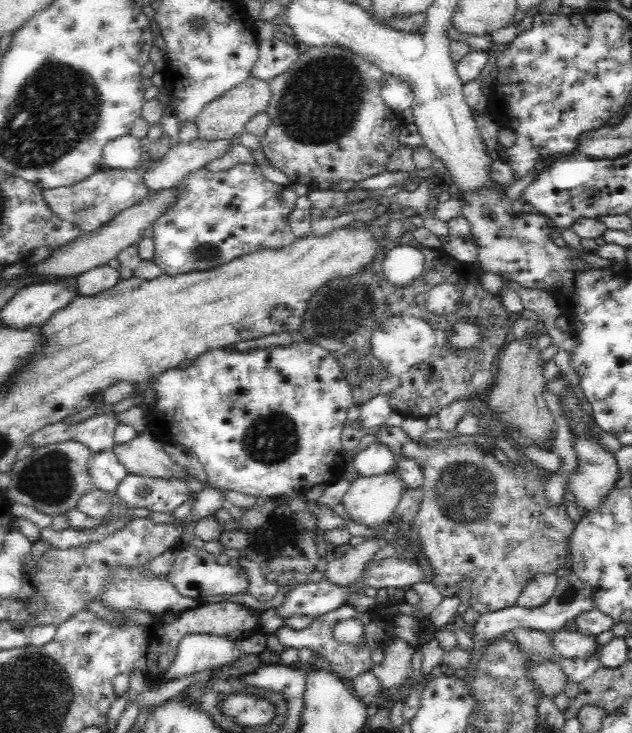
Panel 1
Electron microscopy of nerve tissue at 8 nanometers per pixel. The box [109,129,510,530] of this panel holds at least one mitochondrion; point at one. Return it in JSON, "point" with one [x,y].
{"point":[274,437]}

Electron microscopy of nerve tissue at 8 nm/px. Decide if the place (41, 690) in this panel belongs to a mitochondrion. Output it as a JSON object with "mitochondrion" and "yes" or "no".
{"mitochondrion":"yes"}

